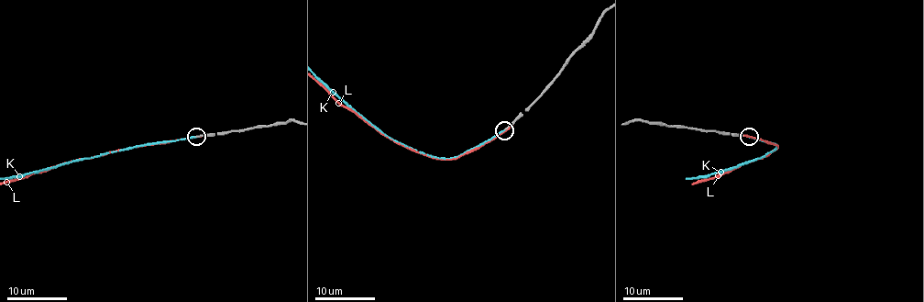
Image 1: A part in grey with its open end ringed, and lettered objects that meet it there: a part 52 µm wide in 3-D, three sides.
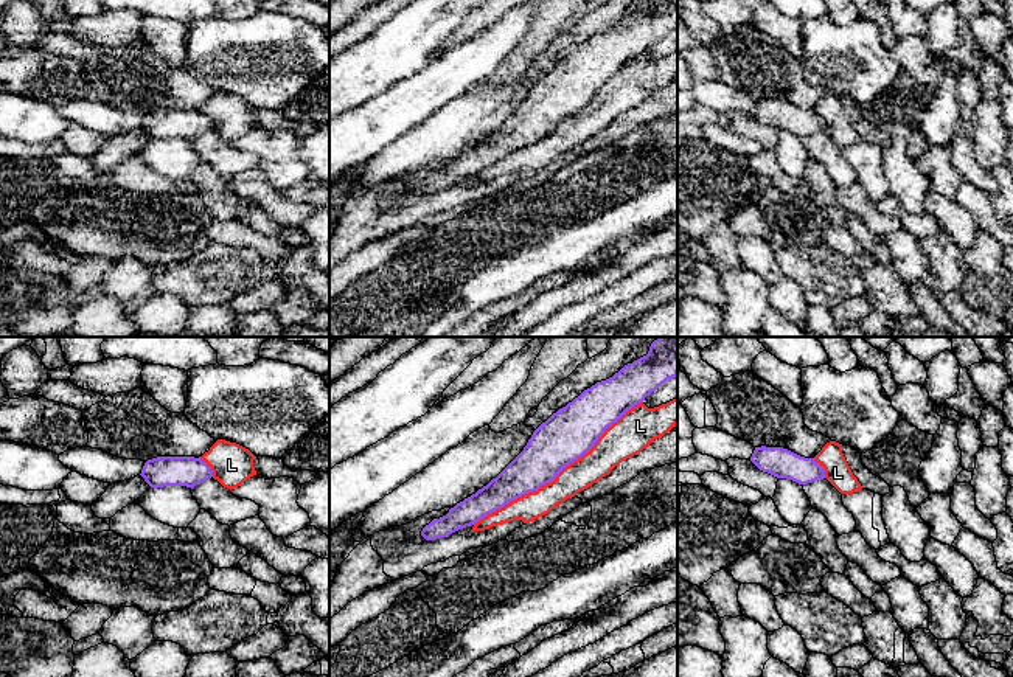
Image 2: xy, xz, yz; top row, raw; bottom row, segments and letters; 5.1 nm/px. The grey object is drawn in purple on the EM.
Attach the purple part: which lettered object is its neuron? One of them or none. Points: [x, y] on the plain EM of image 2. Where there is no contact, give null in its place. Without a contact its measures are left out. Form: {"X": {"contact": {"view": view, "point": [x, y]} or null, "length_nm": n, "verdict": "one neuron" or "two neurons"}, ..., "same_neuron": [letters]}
{"K": {"contact": null, "verdict": "one neuron"}, "L": {"contact": {"view": "xz", "point": [558, 124]}, "length_nm": 1100, "verdict": "two neurons"}, "same_neuron": ["K"]}

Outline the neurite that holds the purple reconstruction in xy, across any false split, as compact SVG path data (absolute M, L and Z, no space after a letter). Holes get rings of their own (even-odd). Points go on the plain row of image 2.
M157 109L148 112L140 126L151 140L196 137L213 129L211 120L194 109Z

